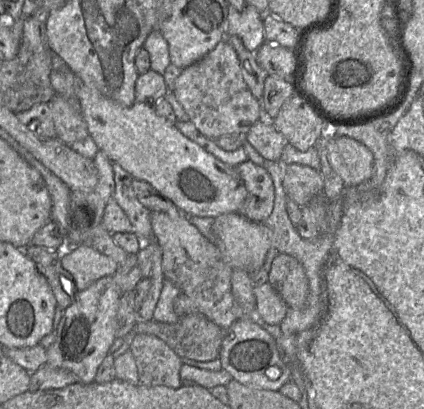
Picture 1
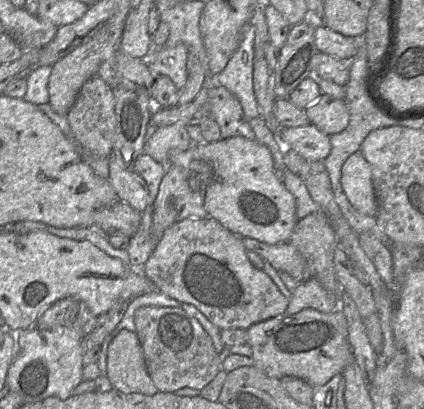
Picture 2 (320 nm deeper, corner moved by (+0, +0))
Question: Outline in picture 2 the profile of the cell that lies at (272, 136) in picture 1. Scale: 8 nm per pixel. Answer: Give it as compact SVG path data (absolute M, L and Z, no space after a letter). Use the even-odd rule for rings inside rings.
M312 124L282 128L278 135L286 149L296 151L306 160L323 161L331 152L330 137Z

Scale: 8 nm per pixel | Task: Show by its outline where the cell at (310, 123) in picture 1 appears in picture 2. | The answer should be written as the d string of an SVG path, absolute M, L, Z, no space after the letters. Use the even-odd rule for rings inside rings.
M321 94L305 112L310 124L327 136L342 132L349 123L349 110L344 100L333 99Z

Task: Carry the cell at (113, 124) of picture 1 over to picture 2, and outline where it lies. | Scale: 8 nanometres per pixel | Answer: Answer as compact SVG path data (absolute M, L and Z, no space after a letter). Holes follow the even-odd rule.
M242 136L212 143L192 143L185 150L172 150L168 164L189 171L193 161L209 162L213 167L213 177L202 195L209 217L241 237L268 244L290 240L298 222L295 198L277 179L272 154L265 145Z

